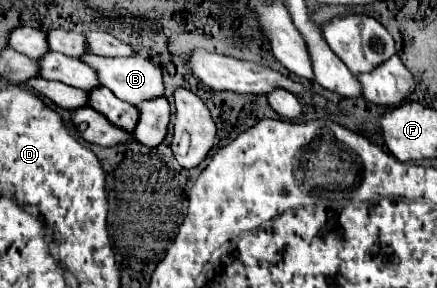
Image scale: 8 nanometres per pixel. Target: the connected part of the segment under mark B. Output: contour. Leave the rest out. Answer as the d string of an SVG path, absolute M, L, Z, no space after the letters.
M84 55L82 57L84 63L88 63L90 67L96 69L100 83L104 87L108 87L118 99L128 101L132 105L140 105L142 101L148 101L150 97L164 97L164 81L162 81L162 69L156 67L152 61L136 55L136 57L118 57L118 59L110 59L110 57L100 57L100 55Z

